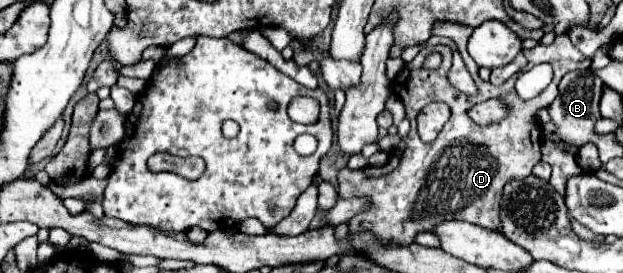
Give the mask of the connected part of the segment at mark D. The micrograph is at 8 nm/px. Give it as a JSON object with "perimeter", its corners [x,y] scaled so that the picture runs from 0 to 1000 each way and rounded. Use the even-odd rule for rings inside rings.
{"perimeter":[[[912,125],[892,132],[883,168],[860,161],[857,176],[841,183],[841,198],[848,220],[844,256],[870,227],[880,227],[889,249],[886,308],[854,366],[831,359],[825,330],[825,300],[831,278],[822,278],[809,315],[790,315],[767,278],[767,242],[761,249],[767,344],[751,352],[745,337],[735,337],[716,293],[716,264],[722,249],[722,176],[684,168],[674,183],[674,198],[632,286],[636,300],[629,315],[648,374],[652,432],[661,447],[661,469],[648,505],[652,542],[636,542],[632,557],[626,557],[623,593],[613,615],[549,615],[543,630],[546,725],[587,725],[594,740],[587,769],[559,806],[559,857],[591,842],[613,894],[655,901],[674,850],[693,850],[713,806],[745,806],[783,842],[803,842],[803,733],[809,681],[822,659],[848,652],[854,615],[867,593],[870,469],[860,410],[867,396],[880,396],[889,374],[889,359],[896,352],[896,308],[905,271],[947,249],[947,212],[941,212],[918,168]],[[693,190],[703,190],[709,205],[709,234],[700,256],[681,249],[681,220]],[[787,359],[803,359],[803,374],[812,374],[815,418],[803,447],[767,462],[748,418],[758,388]],[[703,366],[716,374],[726,396],[726,432],[713,462],[709,491],[690,535],[684,535],[671,505],[668,425],[684,381]]]}

